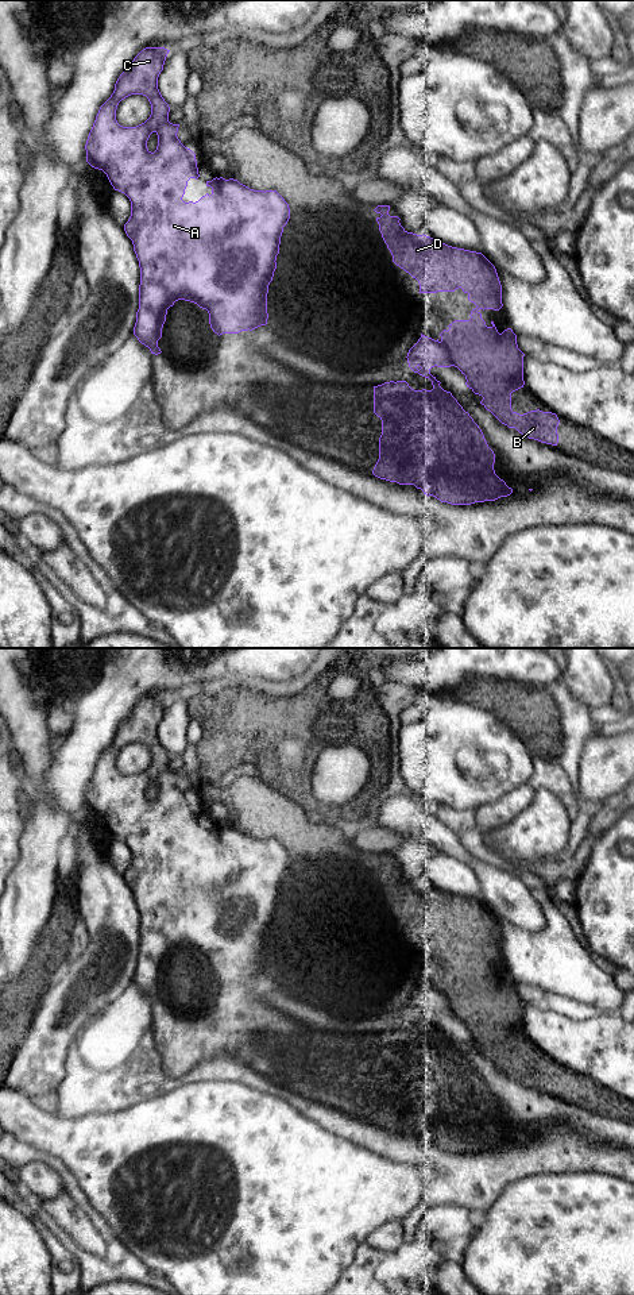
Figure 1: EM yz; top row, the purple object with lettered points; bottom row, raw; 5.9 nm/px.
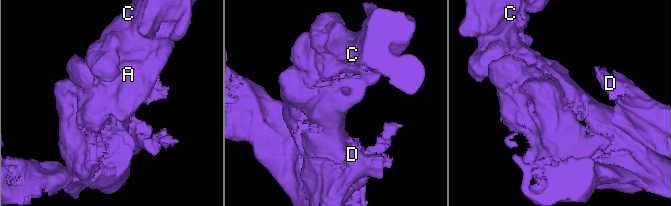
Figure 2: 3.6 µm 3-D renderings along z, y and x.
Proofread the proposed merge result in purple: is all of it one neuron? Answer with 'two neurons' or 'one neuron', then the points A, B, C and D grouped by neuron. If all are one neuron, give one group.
one neuron; groups A B C D

